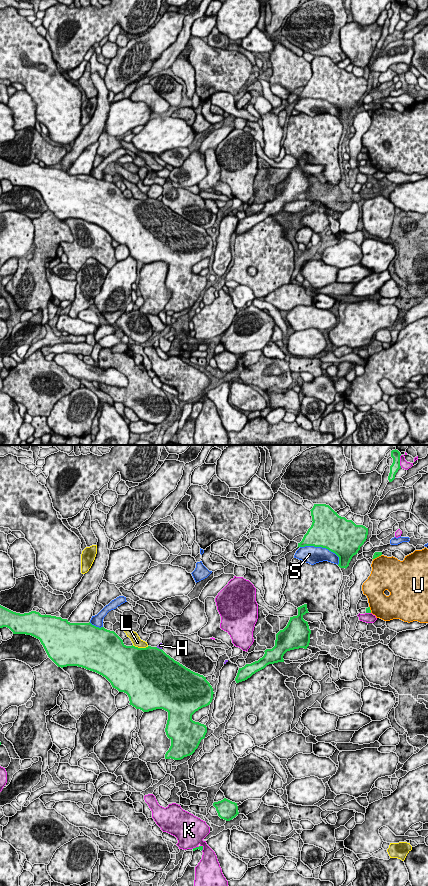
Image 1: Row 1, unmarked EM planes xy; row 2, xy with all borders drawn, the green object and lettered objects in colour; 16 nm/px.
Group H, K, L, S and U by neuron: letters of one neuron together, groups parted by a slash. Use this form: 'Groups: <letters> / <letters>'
Groups: H / K / L / S / U

